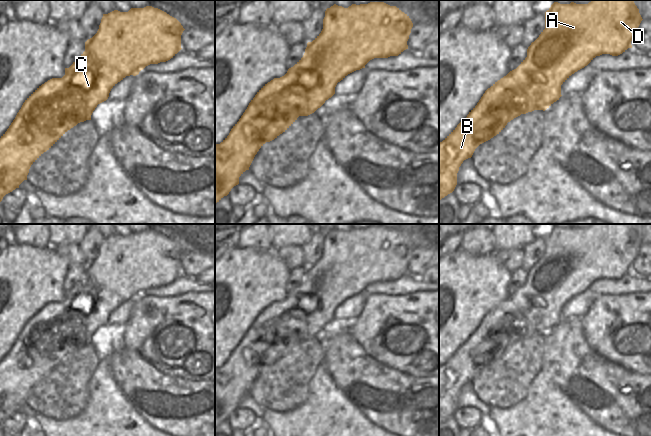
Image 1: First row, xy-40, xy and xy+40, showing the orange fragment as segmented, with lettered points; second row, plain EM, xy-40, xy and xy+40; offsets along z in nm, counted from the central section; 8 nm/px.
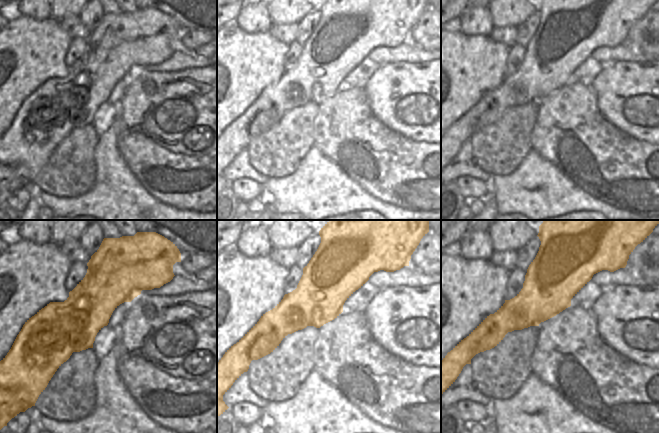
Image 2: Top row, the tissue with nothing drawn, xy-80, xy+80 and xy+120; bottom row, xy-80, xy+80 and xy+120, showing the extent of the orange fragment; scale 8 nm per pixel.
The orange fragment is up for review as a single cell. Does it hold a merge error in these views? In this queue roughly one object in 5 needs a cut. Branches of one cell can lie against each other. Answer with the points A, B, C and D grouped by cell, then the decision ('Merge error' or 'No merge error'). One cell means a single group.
Groups: A B C D. No merge error

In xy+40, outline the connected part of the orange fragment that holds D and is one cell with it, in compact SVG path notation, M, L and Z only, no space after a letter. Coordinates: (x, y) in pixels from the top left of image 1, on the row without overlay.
M591 224L588 228L554 226L545 236L545 253L527 273L527 281L514 294L488 312L467 341L439 367L439 424L452 417L457 409L457 397L464 384L471 382L482 367L499 358L508 346L534 334L545 335L559 324L561 309L575 296L587 290L596 280L618 280L628 272L642 245L633 224Z

